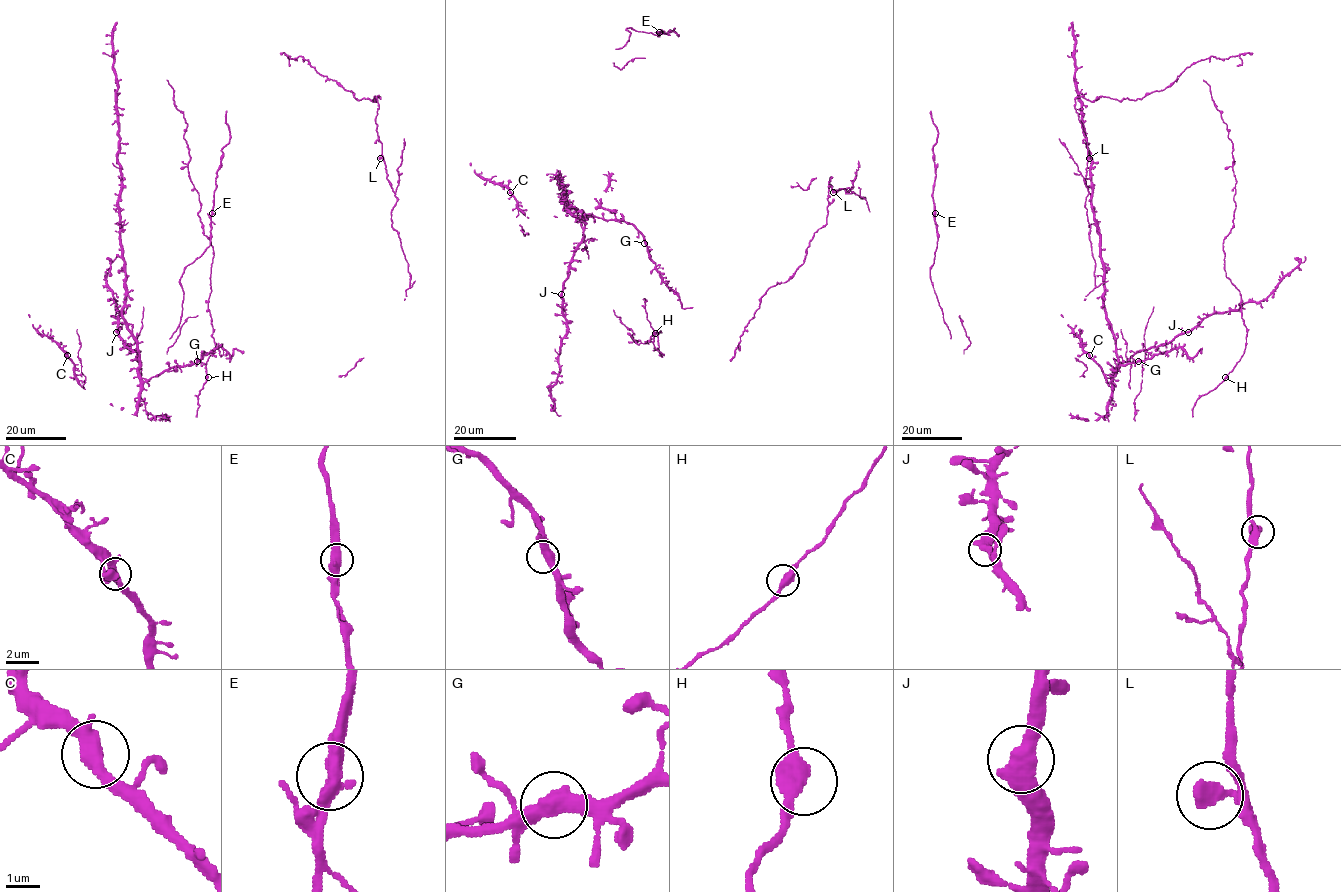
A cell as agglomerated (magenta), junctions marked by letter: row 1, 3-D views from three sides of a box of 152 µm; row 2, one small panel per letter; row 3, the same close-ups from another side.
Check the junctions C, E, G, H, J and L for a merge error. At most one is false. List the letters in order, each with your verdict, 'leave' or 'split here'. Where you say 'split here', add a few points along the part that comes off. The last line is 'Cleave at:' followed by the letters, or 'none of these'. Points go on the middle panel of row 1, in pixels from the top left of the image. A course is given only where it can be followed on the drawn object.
C: leave
E: split here
G: leave
H: leave
J: leave
L: leave
Cleave at: E

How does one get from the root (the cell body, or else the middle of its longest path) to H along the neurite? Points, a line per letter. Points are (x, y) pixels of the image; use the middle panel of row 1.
H: (658, 343), (655, 349), (661, 355), (663, 354), (653, 343), (655, 333)

